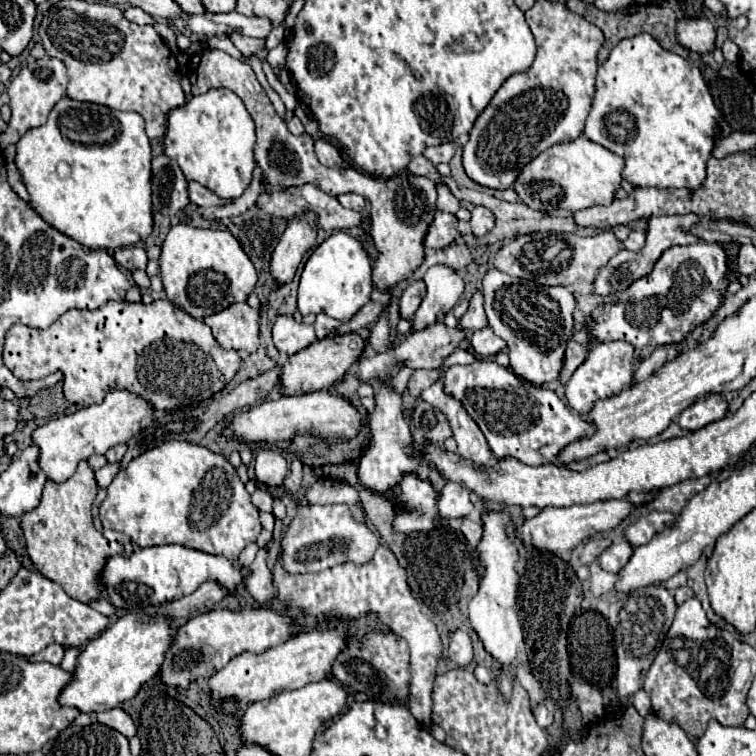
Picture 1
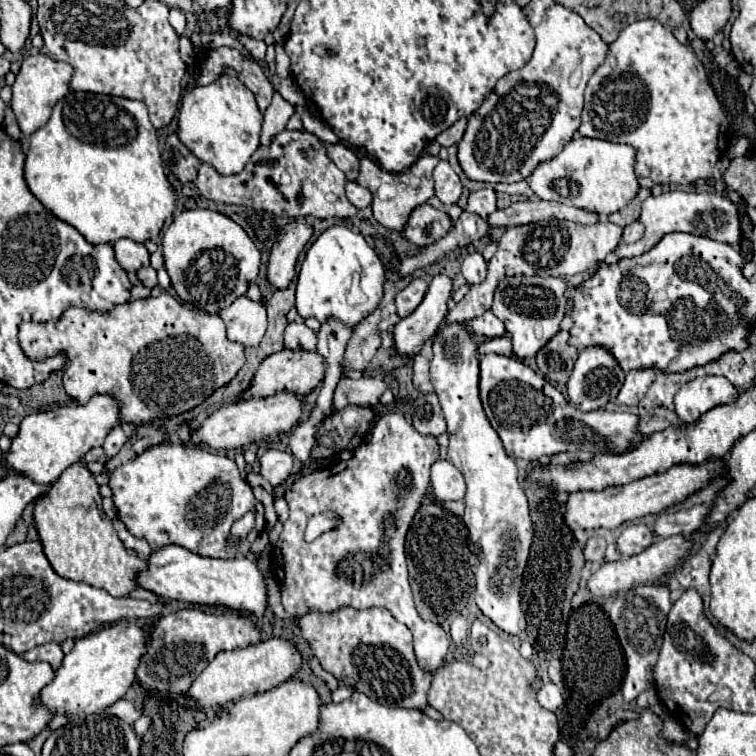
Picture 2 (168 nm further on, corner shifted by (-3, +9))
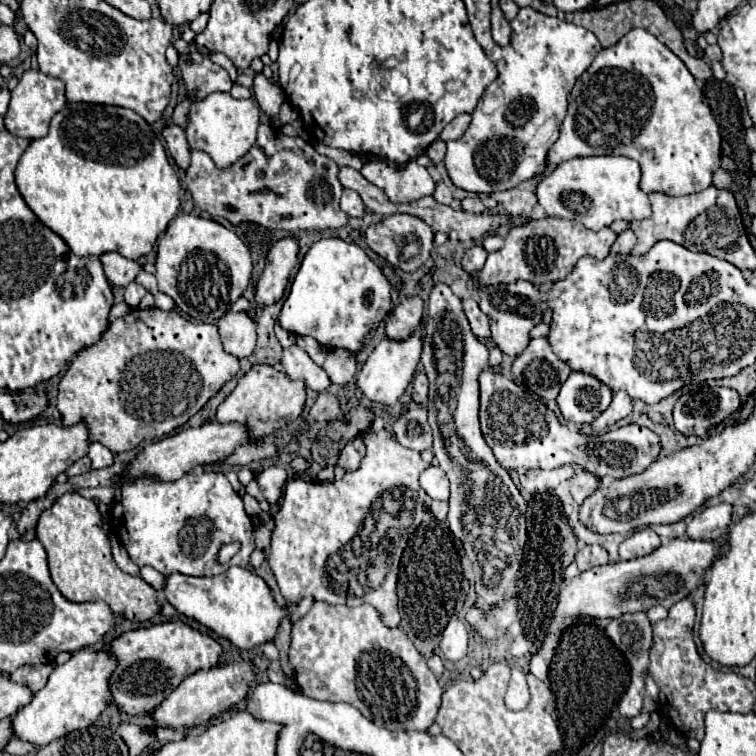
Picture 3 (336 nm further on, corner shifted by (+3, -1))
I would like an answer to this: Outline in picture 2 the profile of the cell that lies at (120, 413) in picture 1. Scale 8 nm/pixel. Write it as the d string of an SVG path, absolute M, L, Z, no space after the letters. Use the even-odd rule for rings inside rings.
M94 396L84 406L60 406L54 410L30 414L22 420L18 434L10 438L10 448L2 460L16 474L24 474L26 478L32 478L32 482L48 486L56 482L68 466L82 460L90 448L102 446L110 428L118 424L118 404L112 396Z

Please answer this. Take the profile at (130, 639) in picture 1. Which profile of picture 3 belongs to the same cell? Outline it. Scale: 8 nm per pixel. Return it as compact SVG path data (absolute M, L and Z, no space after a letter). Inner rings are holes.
M82 648L72 652L72 658L62 666L56 666L48 678L48 684L34 694L34 700L14 716L14 736L32 742L42 748L52 740L66 736L96 722L104 708L112 702L108 680L116 670L116 658L108 650Z

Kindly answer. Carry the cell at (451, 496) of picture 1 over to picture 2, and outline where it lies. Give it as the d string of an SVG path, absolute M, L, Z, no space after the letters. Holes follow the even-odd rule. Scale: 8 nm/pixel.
M436 460L432 464L430 484L432 484L434 496L440 502L462 500L464 492L466 492L466 484L464 484L460 470L456 470L456 466L452 466L452 462L448 462L448 460Z

